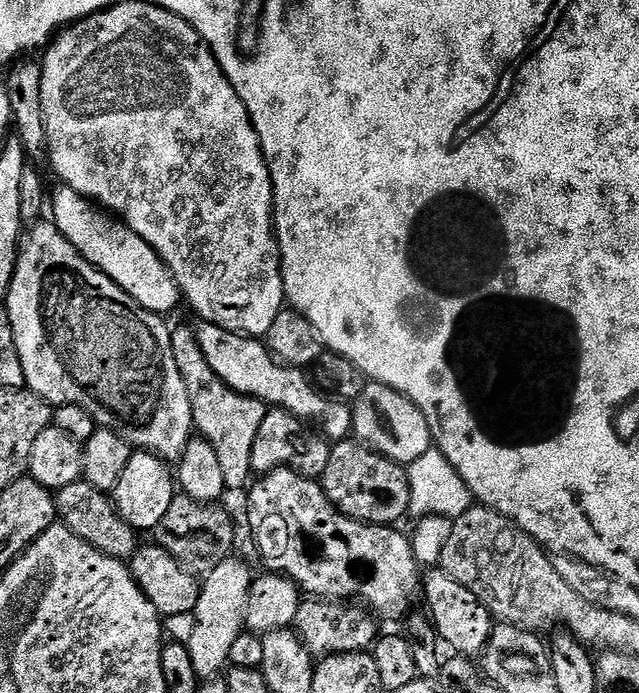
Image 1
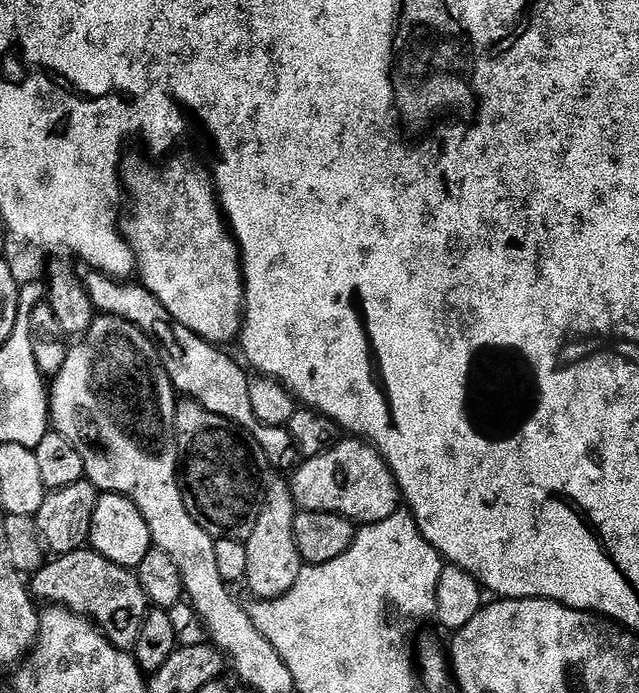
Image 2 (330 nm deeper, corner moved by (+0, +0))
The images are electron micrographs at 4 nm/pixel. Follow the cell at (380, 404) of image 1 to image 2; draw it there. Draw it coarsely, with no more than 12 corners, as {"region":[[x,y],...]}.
{"region":[[341,439],[291,473],[297,509],[360,526],[402,508],[380,451]]}

